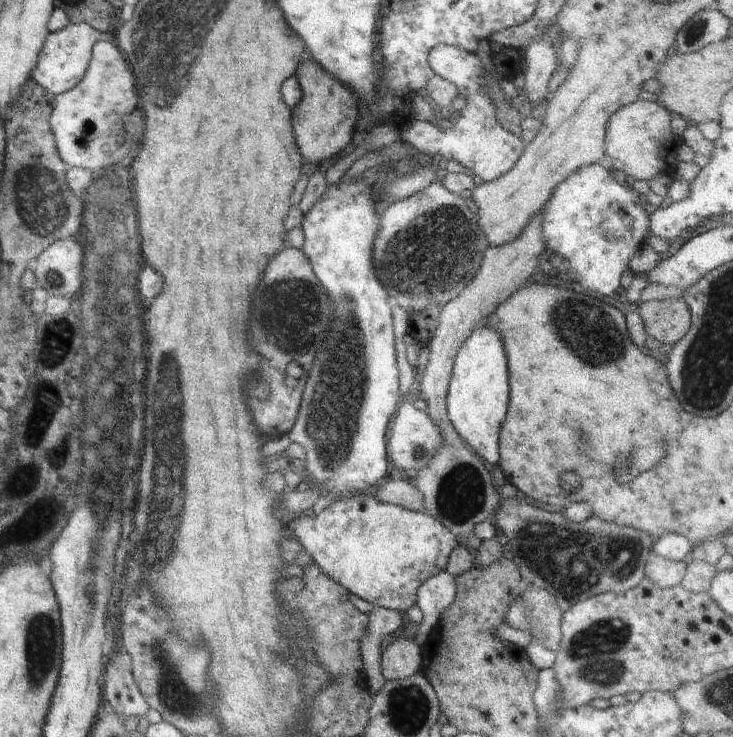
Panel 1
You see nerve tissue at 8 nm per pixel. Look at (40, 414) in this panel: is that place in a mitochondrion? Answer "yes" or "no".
no

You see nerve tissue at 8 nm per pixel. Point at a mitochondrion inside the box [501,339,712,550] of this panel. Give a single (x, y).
(583, 443)

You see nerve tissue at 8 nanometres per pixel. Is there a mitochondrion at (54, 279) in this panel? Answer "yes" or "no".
yes

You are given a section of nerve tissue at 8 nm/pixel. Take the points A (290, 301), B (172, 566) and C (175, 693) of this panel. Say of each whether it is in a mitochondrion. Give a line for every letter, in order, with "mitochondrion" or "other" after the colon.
A: mitochondrion
B: mitochondrion
C: mitochondrion

